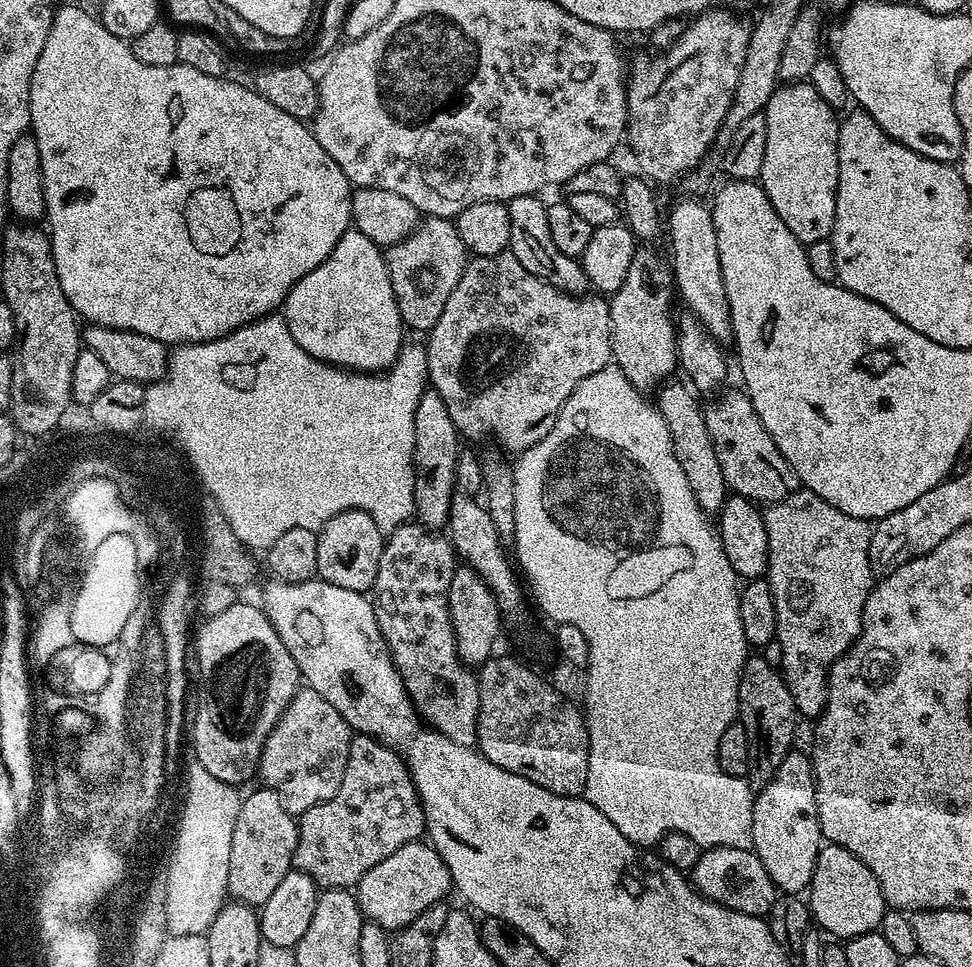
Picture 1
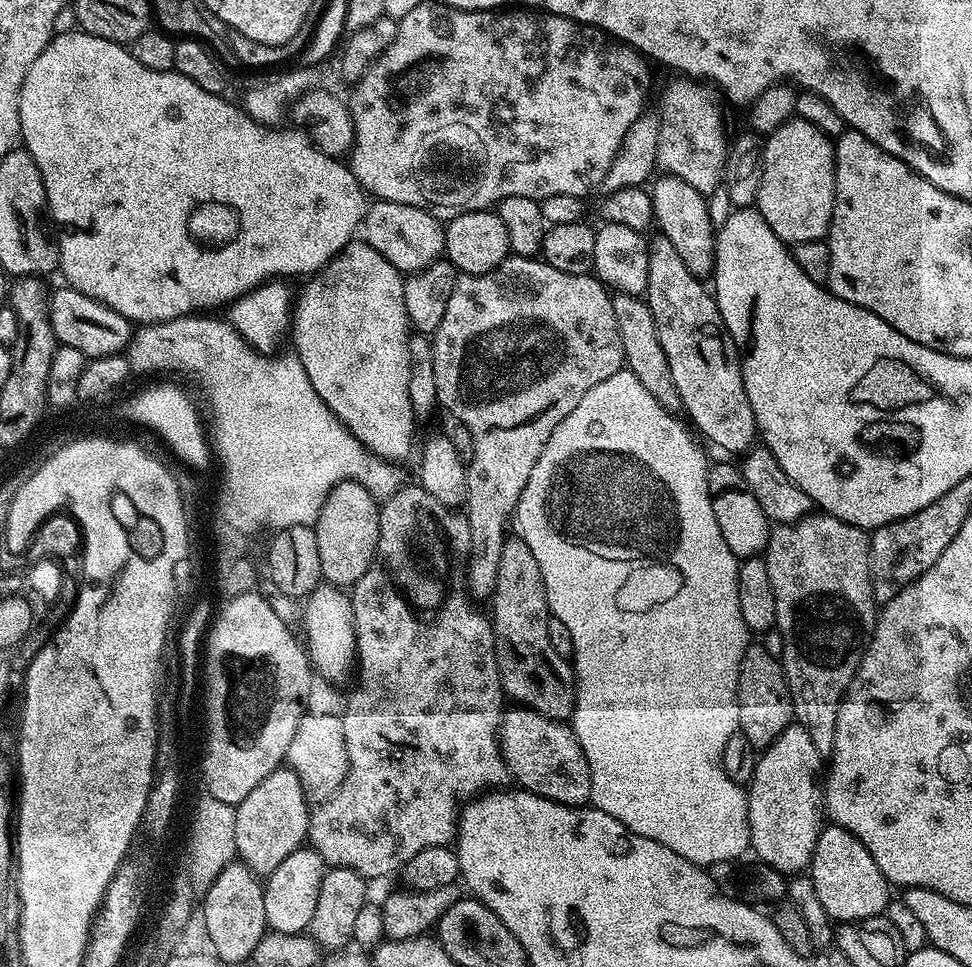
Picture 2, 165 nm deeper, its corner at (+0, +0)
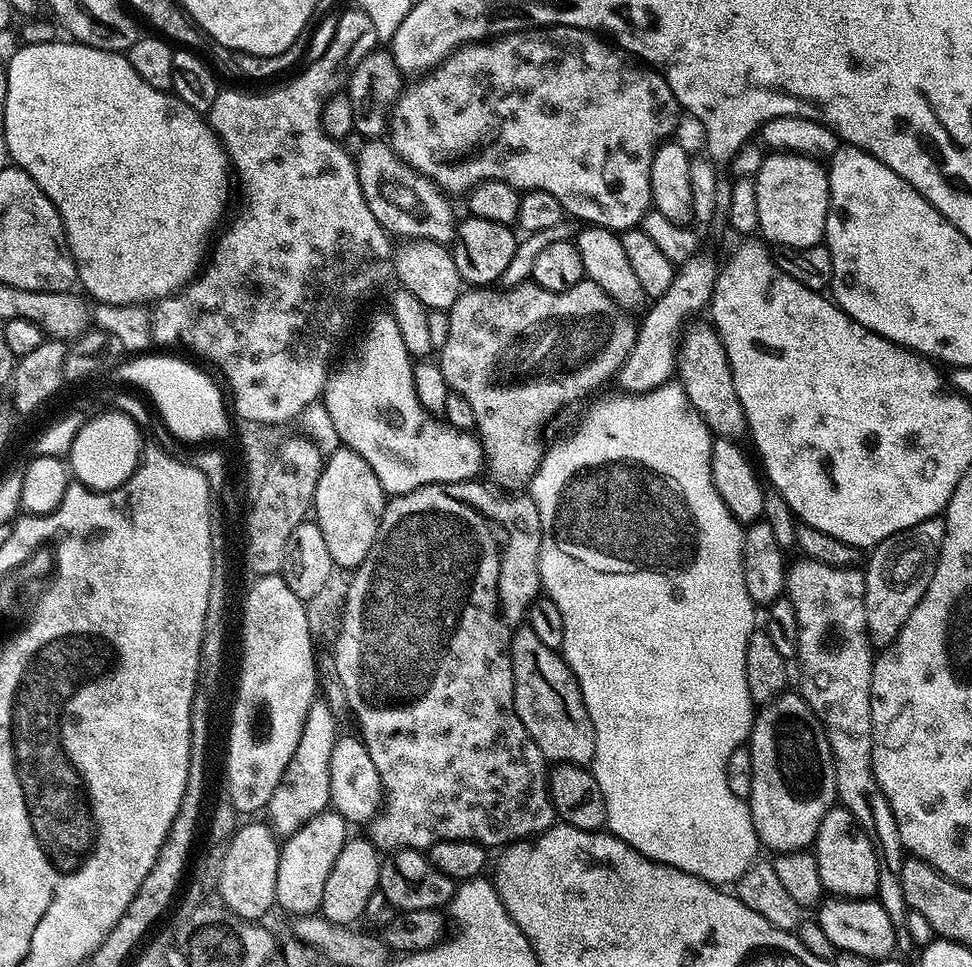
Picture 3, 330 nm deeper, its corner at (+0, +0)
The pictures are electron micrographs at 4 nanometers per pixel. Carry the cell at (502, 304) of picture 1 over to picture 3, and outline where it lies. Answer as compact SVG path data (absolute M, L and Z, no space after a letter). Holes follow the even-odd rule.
M582 279L578 282L578 286L570 286L570 290L562 290L555 292L554 290L546 290L542 286L525 282L522 284L514 284L505 287L504 292L495 292L497 289L492 286L472 286L467 290L461 291L460 297L454 302L454 306L447 309L450 318L450 334L446 334L446 346L442 346L438 350L438 363L442 374L446 378L449 389L453 393L460 393L470 402L470 407L474 410L474 418L476 419L475 431L478 433L478 439L484 448L484 459L486 461L486 476L497 489L500 490L520 490L523 486L531 485L532 476L540 468L540 463L546 451L546 443L544 444L544 427L563 410L567 404L572 404L575 400L580 400L583 396L591 394L595 388L600 388L608 379L615 377L620 371L620 367L626 362L626 358L630 354L630 350L636 341L637 325L634 323L633 317L625 312L623 308L619 308L616 303L609 298L606 290L602 290L602 286L595 284L593 280Z

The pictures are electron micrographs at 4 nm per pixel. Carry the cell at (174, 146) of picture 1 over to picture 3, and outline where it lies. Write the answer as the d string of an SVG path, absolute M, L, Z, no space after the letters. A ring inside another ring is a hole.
M35 42L20 48L6 60L8 66L8 85L6 86L6 122L2 131L6 134L9 161L23 172L28 172L34 182L50 198L62 218L68 249L76 259L76 279L79 287L93 301L101 304L142 304L148 300L159 302L167 296L180 291L201 271L206 260L206 253L213 239L212 231L221 227L220 219L224 216L224 207L228 204L228 176L230 180L230 161L228 152L220 142L216 131L201 113L195 112L186 102L182 102L171 91L163 92L150 82L142 82L130 66L127 55L123 52L98 50L94 46L67 42Z

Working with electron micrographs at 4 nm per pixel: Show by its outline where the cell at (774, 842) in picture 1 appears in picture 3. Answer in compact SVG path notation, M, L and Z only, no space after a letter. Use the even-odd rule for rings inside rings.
M785 691L755 713L750 733L752 749L752 789L748 795L748 809L754 822L756 837L772 854L803 852L815 845L822 818L837 803L836 759L824 733L820 720L810 710L803 696L795 691Z

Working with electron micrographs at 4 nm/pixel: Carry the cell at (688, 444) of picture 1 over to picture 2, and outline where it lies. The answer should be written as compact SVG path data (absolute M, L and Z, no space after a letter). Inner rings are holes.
M617 290L611 293L611 297L614 306L614 322L618 322L618 338L622 338L622 350L627 371L632 372L634 378L638 378L638 382L642 382L642 386L646 386L646 390L650 390L650 394L657 396L661 404L679 405L680 395L674 386L674 374L670 374L670 362L666 358L666 350L662 350L662 342L658 342L658 326L654 326L654 314L650 314L647 299Z

